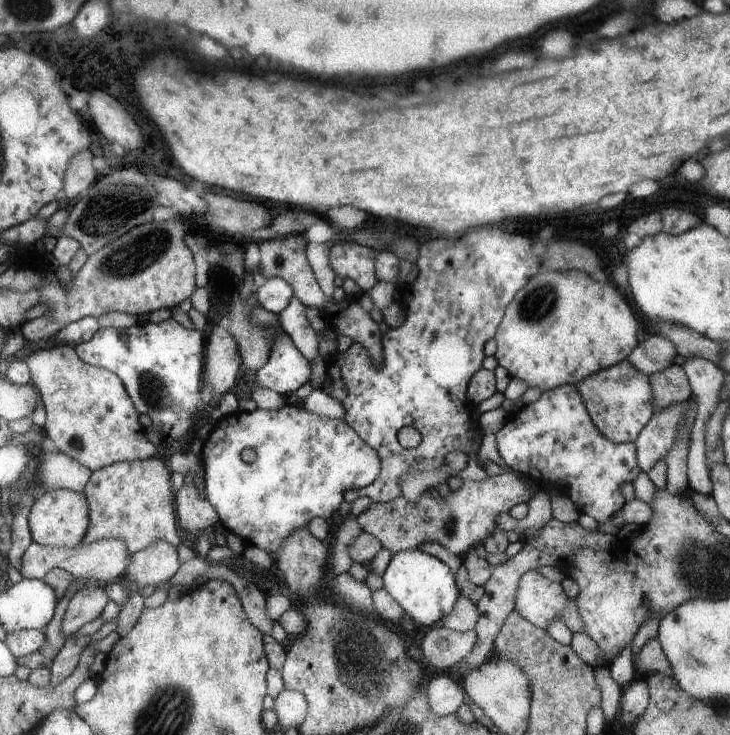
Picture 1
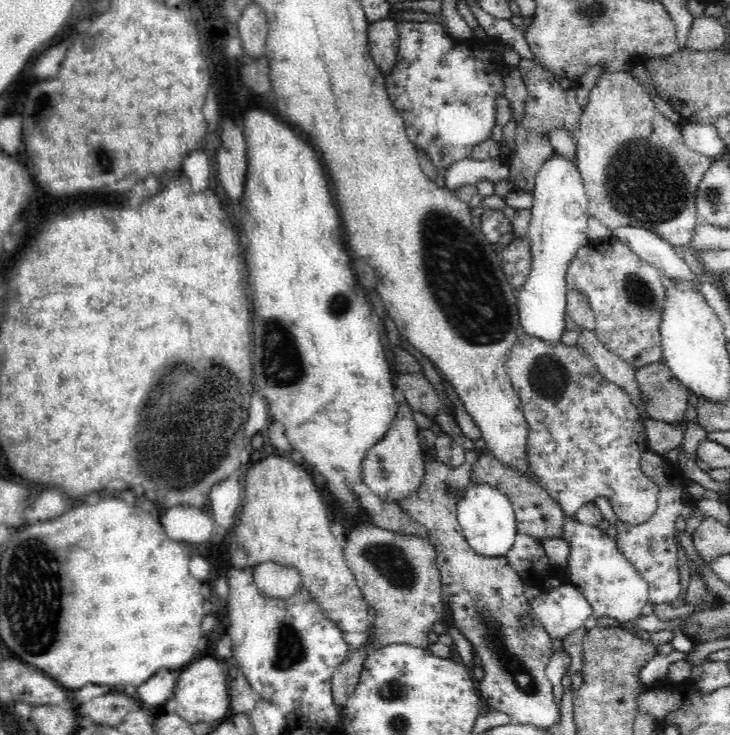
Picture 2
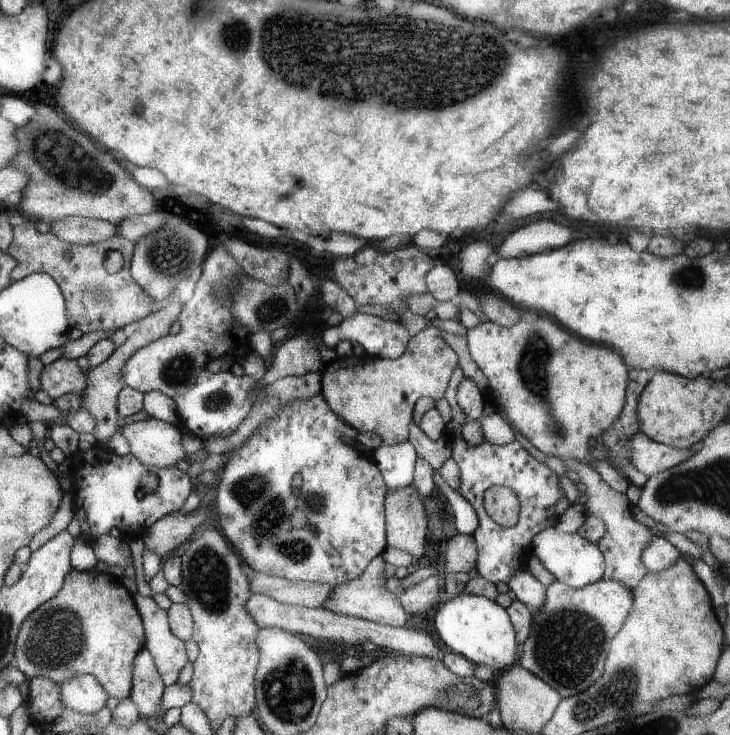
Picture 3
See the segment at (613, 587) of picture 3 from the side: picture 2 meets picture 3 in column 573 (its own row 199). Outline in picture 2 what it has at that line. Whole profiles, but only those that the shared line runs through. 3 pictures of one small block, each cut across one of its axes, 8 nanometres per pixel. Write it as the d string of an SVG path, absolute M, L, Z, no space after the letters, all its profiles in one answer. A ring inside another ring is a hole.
M604 74L598 78L588 104L580 116L578 138L578 158L576 166L582 176L588 210L592 218L598 218L610 230L620 226L646 228L656 232L662 240L670 242L674 248L688 246L694 238L698 216L696 216L696 192L710 170L710 158L696 154L684 142L678 118L670 114L660 102L644 92L644 86L630 74Z

